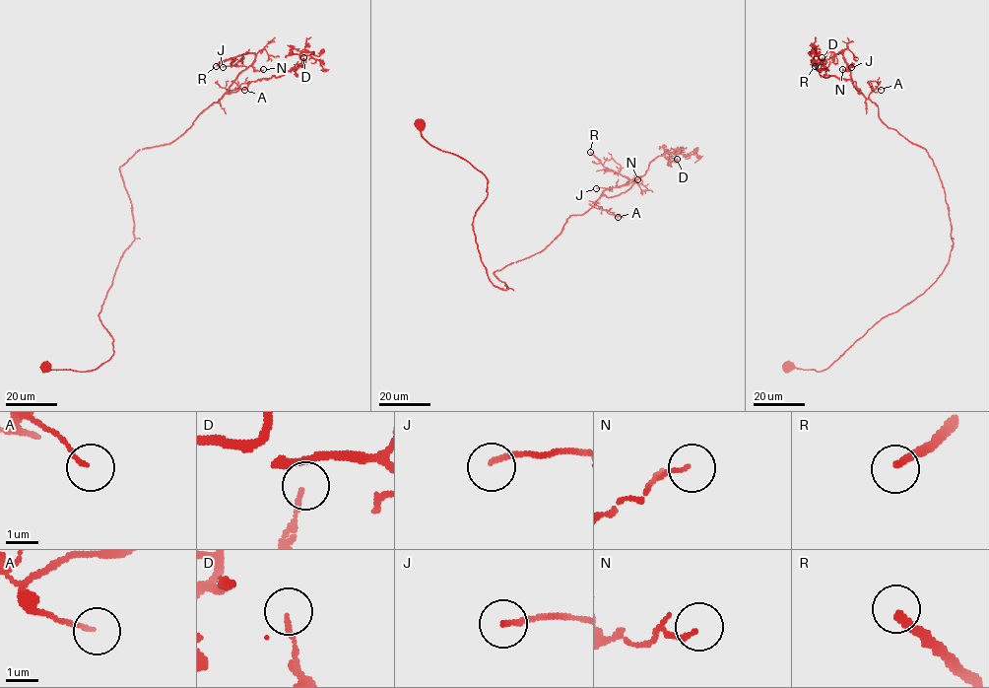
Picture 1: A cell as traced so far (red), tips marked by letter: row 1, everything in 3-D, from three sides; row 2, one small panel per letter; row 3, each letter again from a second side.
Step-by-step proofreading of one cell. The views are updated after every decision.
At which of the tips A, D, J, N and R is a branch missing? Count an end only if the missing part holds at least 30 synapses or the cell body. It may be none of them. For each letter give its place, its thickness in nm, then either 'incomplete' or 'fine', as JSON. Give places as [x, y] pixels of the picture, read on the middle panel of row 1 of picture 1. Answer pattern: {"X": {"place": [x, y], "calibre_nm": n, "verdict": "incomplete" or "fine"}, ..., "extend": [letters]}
{"A": {"place": [618, 217], "calibre_nm": 100, "verdict": "fine"}, "D": {"place": [677, 159], "calibre_nm": 130, "verdict": "fine"}, "J": {"place": [596, 188], "calibre_nm": 150, "verdict": "fine"}, "N": {"place": [637, 179], "calibre_nm": 110, "verdict": "fine"}, "R": {"place": [590, 152], "calibre_nm": 240, "verdict": "incomplete"}, "extend": ["R"]}

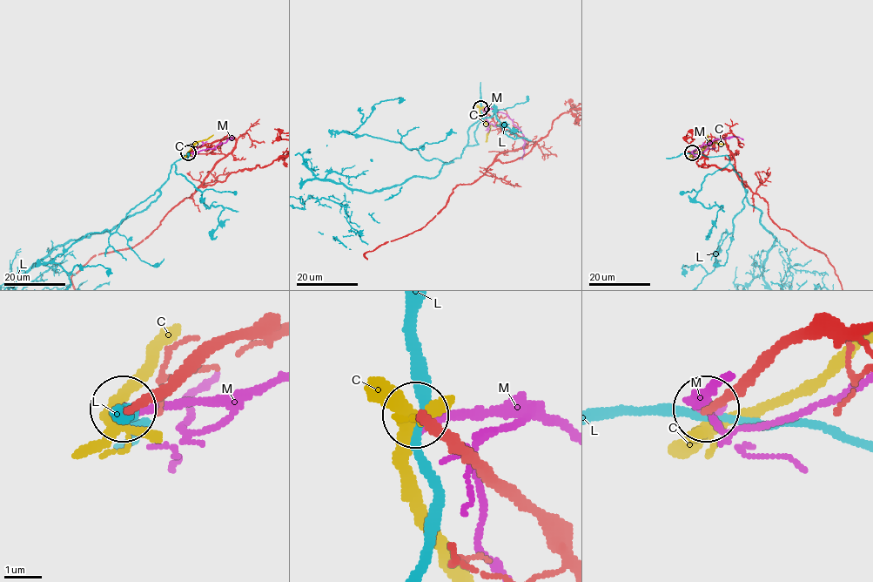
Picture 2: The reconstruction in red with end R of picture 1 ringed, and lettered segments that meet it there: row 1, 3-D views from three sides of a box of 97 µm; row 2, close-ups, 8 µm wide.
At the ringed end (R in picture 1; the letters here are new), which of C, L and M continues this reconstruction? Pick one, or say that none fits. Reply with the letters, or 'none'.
none

